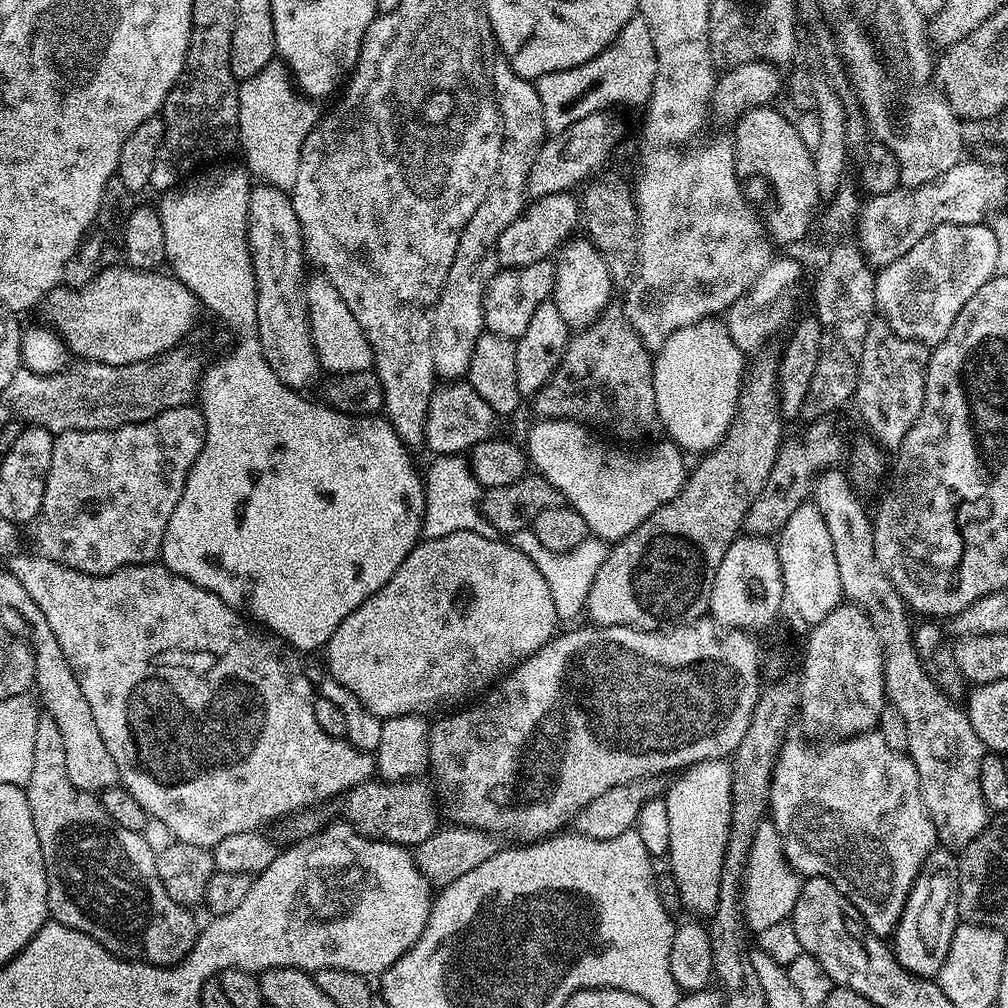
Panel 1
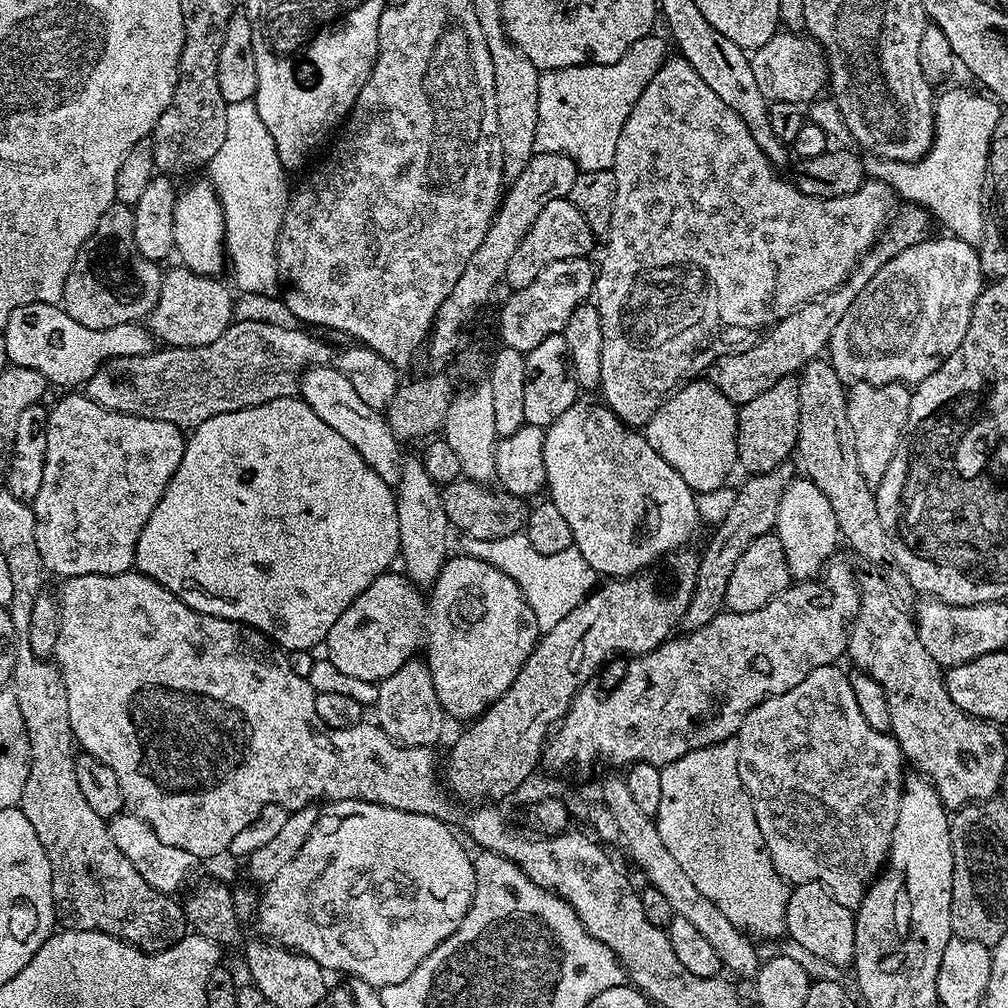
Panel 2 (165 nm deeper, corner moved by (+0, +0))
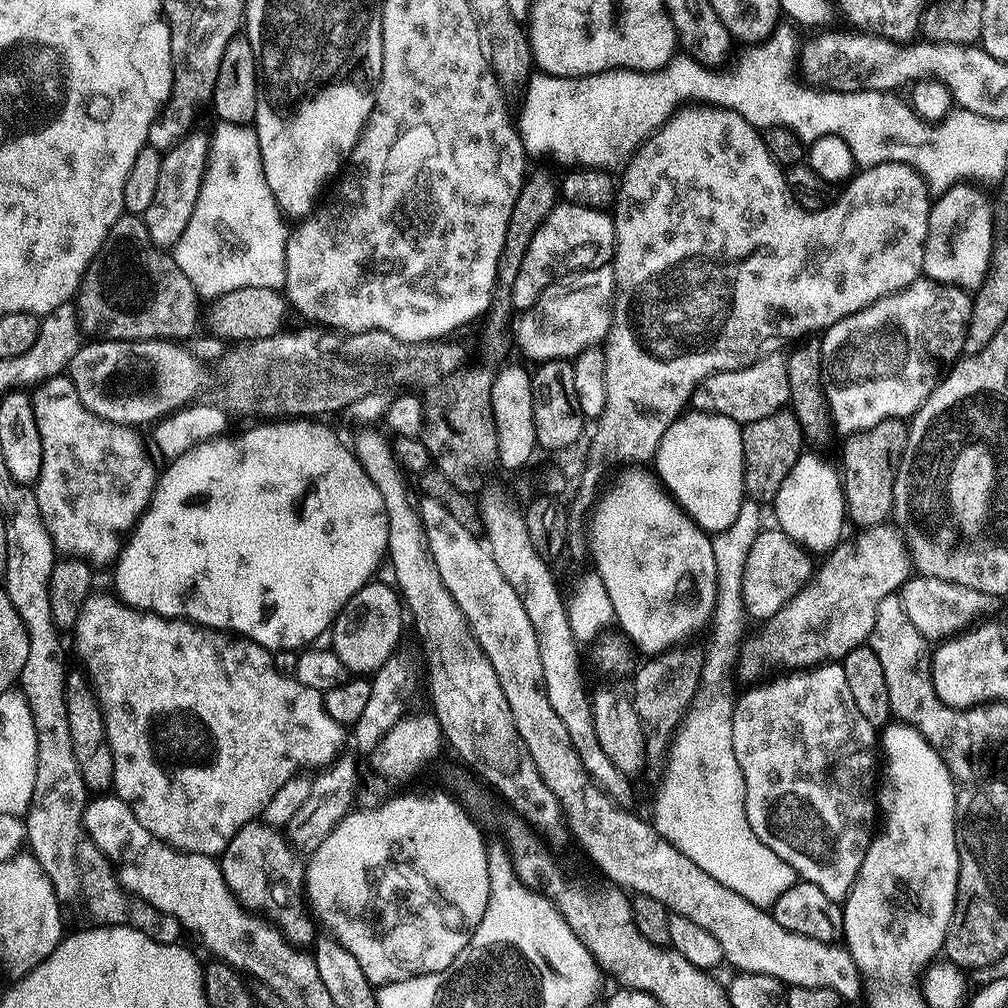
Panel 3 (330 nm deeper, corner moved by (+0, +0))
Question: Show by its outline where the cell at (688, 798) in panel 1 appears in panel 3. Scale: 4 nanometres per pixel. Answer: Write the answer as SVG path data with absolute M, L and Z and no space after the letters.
M720 692L700 696L696 712L685 712L667 749L668 769L656 792L651 823L694 866L702 866L710 878L730 886L742 898L770 906L790 886L798 883L795 870L754 834L746 818L744 779L734 758L732 706L734 700L720 700Z

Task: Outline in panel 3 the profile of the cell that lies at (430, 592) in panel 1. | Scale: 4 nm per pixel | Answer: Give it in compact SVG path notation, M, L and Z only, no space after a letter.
M369 582L342 606L331 626L332 652L338 654L342 666L352 674L373 674L397 651L400 640L401 593L391 583Z

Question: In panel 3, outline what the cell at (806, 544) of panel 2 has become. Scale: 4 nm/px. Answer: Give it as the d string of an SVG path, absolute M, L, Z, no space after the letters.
M809 450L797 458L793 468L782 480L774 499L775 506L778 528L809 553L827 553L845 535L844 486L840 482L837 465L827 464L822 457L815 456Z

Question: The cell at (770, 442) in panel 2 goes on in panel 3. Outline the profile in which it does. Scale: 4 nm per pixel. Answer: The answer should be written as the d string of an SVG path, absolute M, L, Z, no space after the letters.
M781 410L743 425L743 480L747 497L761 504L771 503L781 482L804 450L801 428L790 410Z

